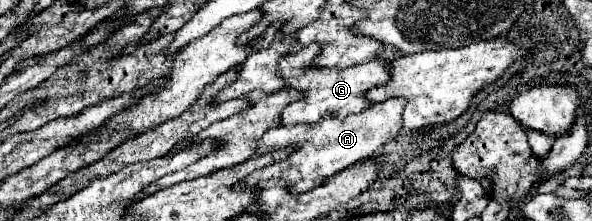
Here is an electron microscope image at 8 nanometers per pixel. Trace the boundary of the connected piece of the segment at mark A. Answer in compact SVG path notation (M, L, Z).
M398 97L398 99L388 99L384 103L374 103L370 109L356 113L356 115L348 115L344 119L338 119L338 117L326 113L316 123L298 123L298 125L290 125L290 127L282 125L282 127L270 129L258 141L260 153L282 149L288 145L300 145L300 149L280 163L274 163L270 167L264 167L260 171L250 173L242 183L238 183L238 187L256 187L260 181L284 177L292 183L288 187L292 193L310 191L310 189L326 183L330 177L338 175L346 167L354 165L356 161L374 157L384 143L398 137L402 131L404 105L406 105L406 99Z

